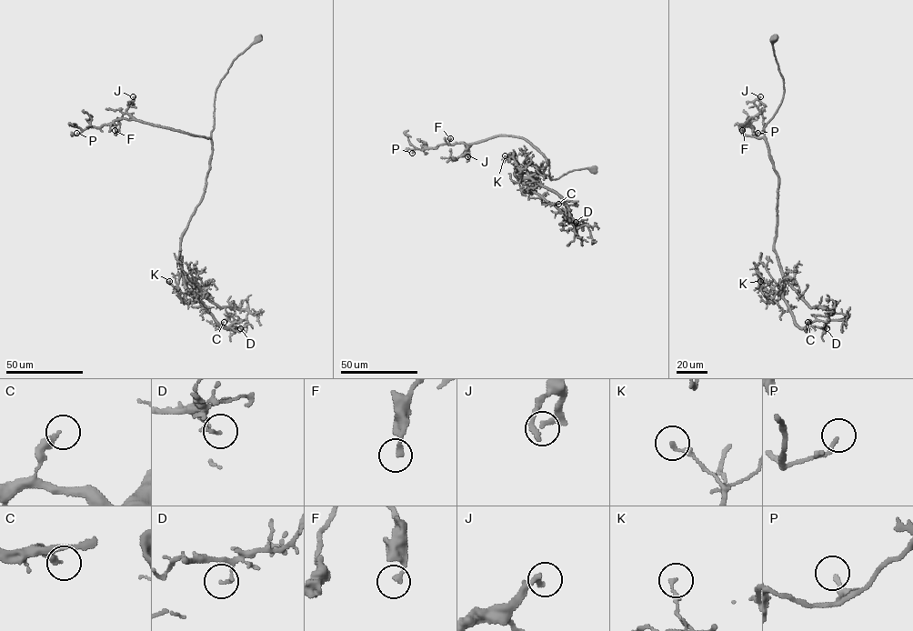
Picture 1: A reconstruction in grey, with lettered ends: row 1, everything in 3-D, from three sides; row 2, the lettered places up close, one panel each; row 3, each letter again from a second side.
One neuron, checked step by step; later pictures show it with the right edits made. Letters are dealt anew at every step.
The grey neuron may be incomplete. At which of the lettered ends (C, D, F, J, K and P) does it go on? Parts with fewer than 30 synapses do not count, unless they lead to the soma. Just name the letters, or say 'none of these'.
J

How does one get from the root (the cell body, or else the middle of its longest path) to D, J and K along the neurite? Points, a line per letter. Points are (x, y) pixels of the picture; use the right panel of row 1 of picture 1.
D: (774, 38), (784, 89), (764, 129), (778, 181), (774, 252), (794, 321), (827, 328)
J: (774, 38), (783, 98), (764, 128), (764, 136), (747, 135), (739, 128), (759, 112), (754, 101), (760, 96)
K: (774, 38), (784, 91), (764, 131), (778, 177), (774, 252), (784, 282), (781, 295), (768, 301), (760, 281)

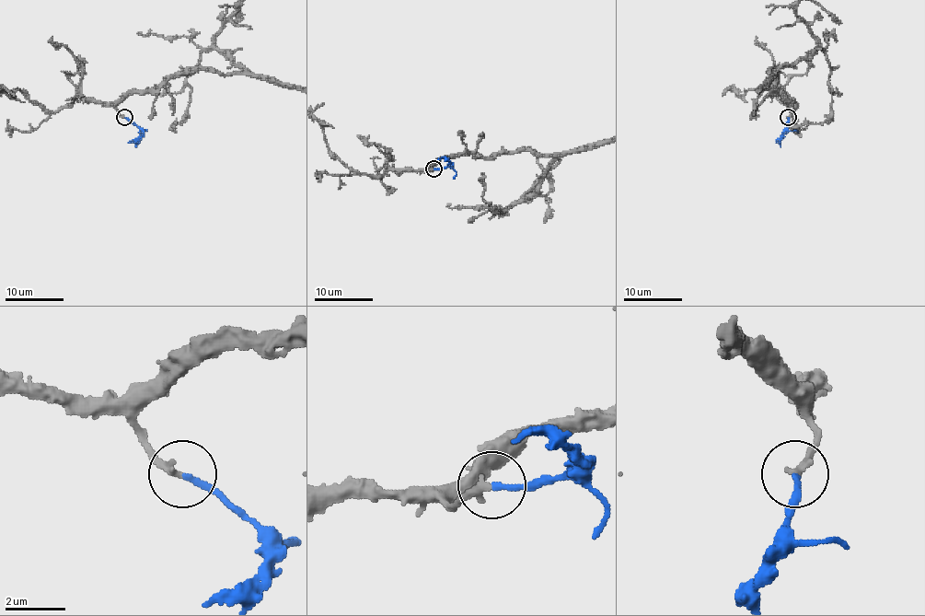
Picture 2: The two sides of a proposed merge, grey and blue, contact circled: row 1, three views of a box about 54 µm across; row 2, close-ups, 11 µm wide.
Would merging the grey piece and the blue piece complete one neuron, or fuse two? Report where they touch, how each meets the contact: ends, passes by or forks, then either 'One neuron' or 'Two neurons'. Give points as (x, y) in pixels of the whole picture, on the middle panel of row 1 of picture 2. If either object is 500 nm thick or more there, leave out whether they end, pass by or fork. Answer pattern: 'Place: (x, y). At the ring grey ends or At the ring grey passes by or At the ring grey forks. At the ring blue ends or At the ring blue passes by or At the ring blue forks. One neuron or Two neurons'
Place: (433, 168). At the ring grey ends. At the ring blue ends. One neuron

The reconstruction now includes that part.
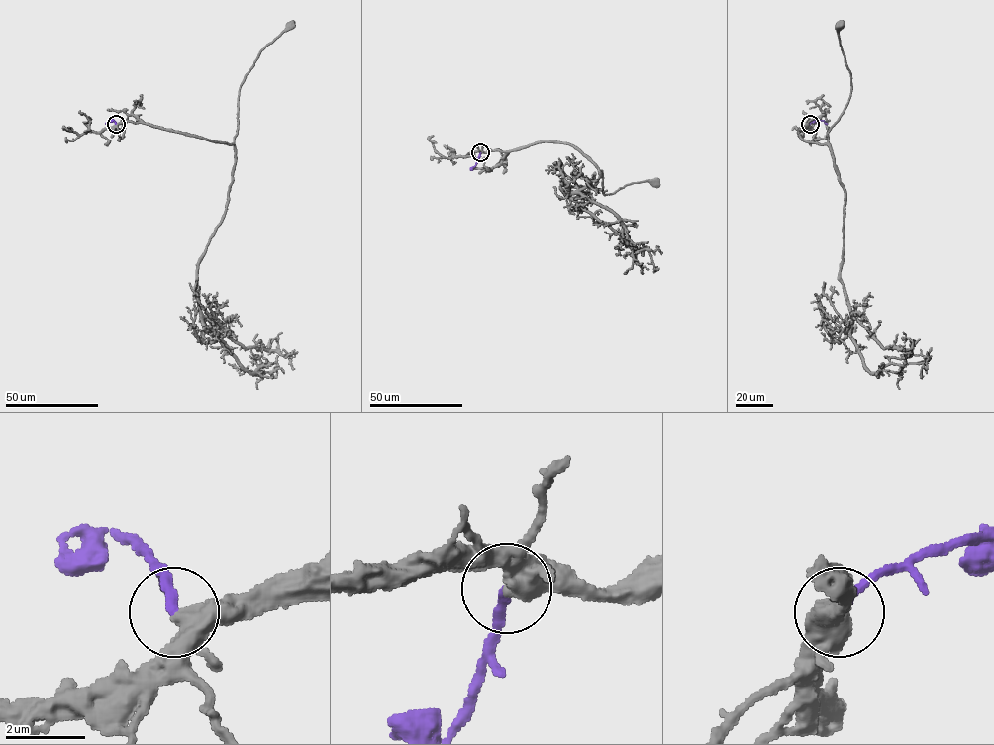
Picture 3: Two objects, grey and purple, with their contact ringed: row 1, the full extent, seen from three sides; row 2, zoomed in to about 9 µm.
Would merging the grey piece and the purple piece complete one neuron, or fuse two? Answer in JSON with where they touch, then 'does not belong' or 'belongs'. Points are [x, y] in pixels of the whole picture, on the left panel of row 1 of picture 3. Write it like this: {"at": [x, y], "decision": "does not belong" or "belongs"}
{"at": [116, 124], "decision": "belongs"}

